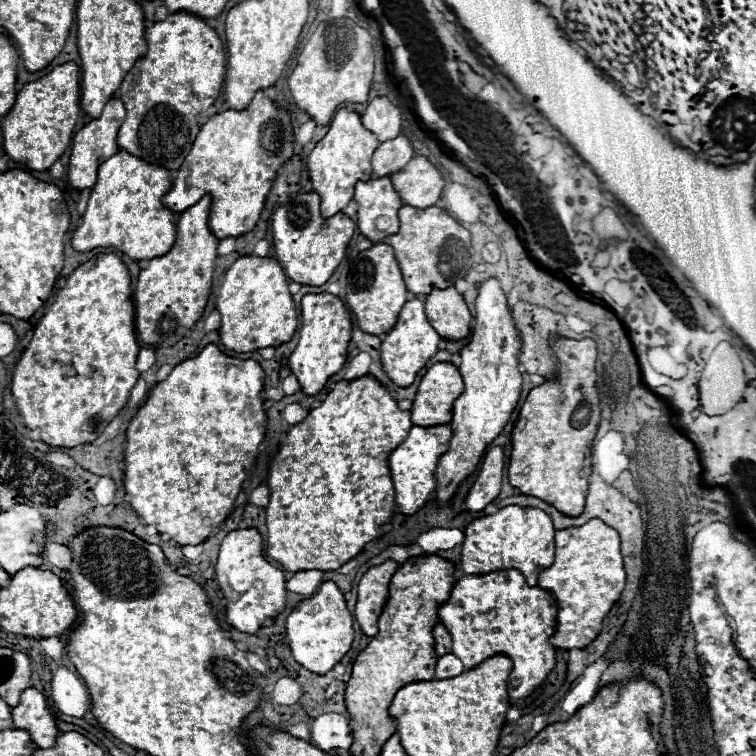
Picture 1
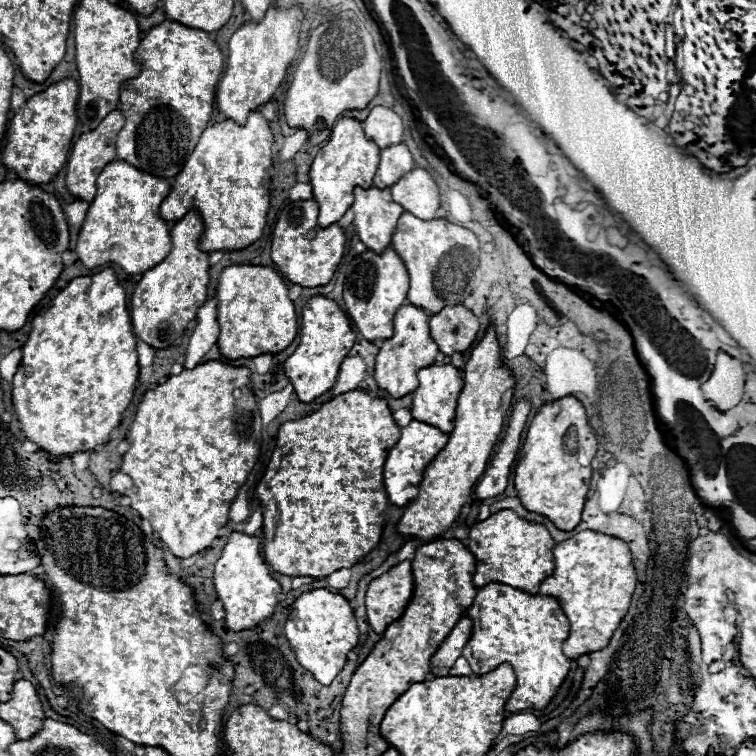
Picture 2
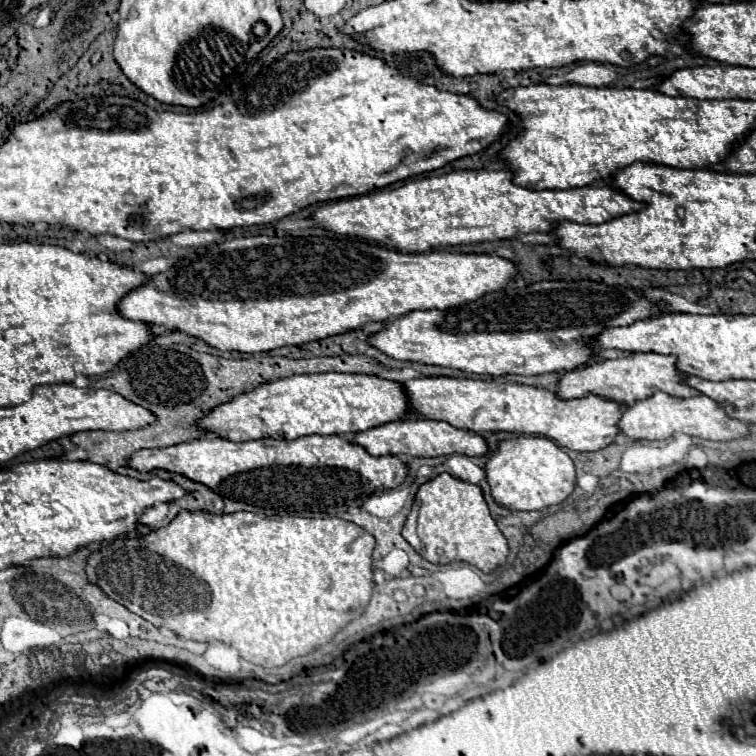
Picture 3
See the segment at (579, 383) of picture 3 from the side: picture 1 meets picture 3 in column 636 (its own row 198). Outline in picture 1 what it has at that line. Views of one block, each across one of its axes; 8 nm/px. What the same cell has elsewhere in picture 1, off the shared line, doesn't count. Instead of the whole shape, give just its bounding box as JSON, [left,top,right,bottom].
[354,176,402,242]

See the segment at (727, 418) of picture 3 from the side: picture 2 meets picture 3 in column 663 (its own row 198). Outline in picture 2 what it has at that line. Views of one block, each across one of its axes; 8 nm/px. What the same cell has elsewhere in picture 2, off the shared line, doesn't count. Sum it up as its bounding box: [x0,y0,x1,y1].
[390,168,440,220]

